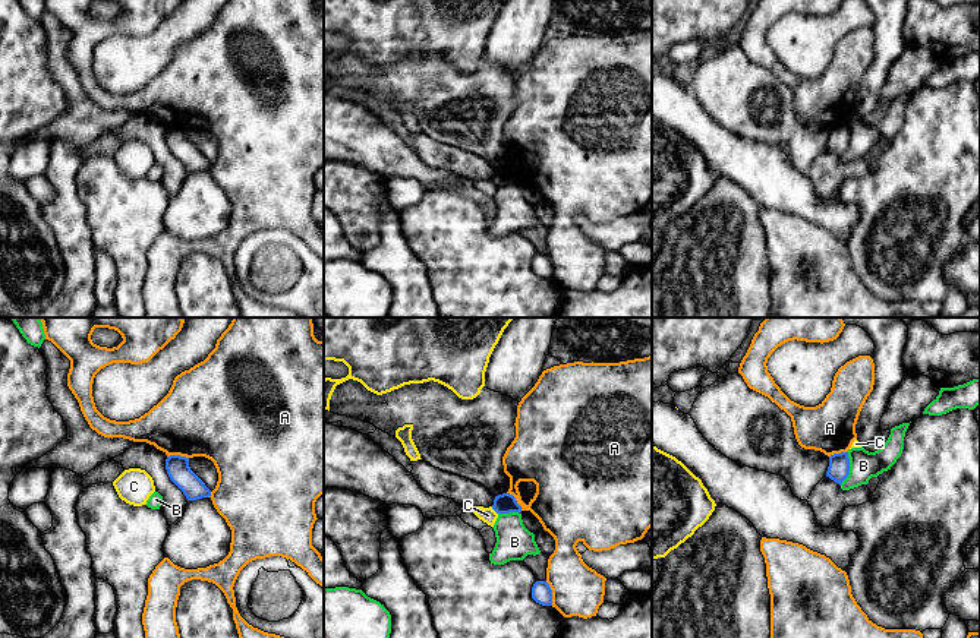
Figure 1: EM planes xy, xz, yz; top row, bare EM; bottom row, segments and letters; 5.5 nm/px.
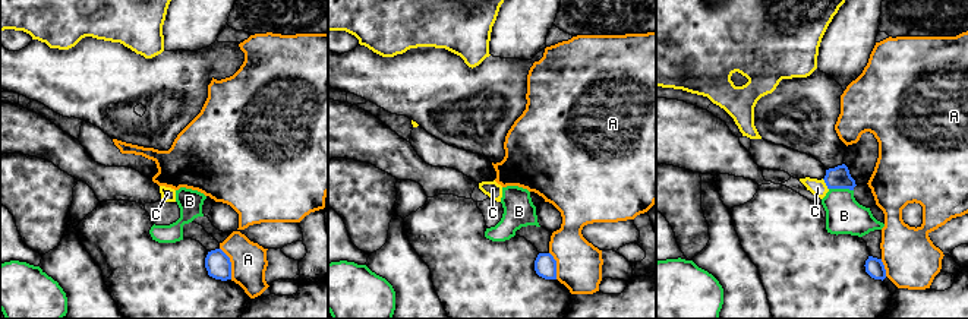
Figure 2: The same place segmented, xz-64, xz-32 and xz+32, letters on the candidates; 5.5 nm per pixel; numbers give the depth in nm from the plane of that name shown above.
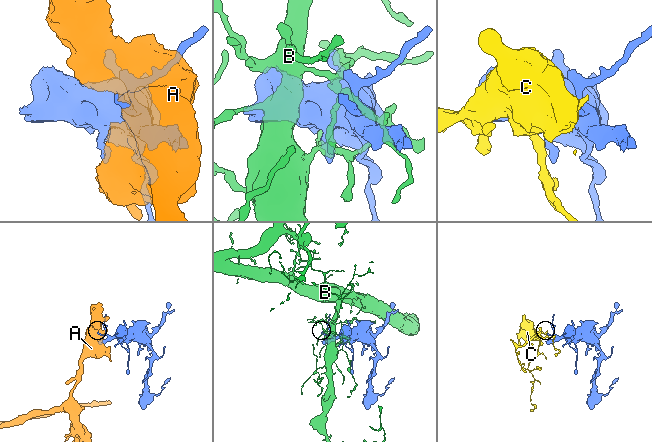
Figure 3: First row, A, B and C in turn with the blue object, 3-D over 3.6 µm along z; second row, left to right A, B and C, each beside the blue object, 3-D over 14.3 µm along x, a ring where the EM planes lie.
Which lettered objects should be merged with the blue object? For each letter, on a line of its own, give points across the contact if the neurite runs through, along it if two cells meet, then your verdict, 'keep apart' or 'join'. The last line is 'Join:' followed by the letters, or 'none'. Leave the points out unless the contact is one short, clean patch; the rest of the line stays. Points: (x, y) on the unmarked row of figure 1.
A: keep apart
B: keep apart
C: along xz (491, 179), (497, 186) | keep apart
Join: none

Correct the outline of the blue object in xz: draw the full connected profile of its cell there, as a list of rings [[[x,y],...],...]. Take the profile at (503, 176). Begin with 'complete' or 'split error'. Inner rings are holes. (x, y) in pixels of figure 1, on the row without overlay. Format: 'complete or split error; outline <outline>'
complete; outline [[[510,165],[495,168],[492,181],[497,186],[521,184],[521,179],[517,176],[516,170]]]

